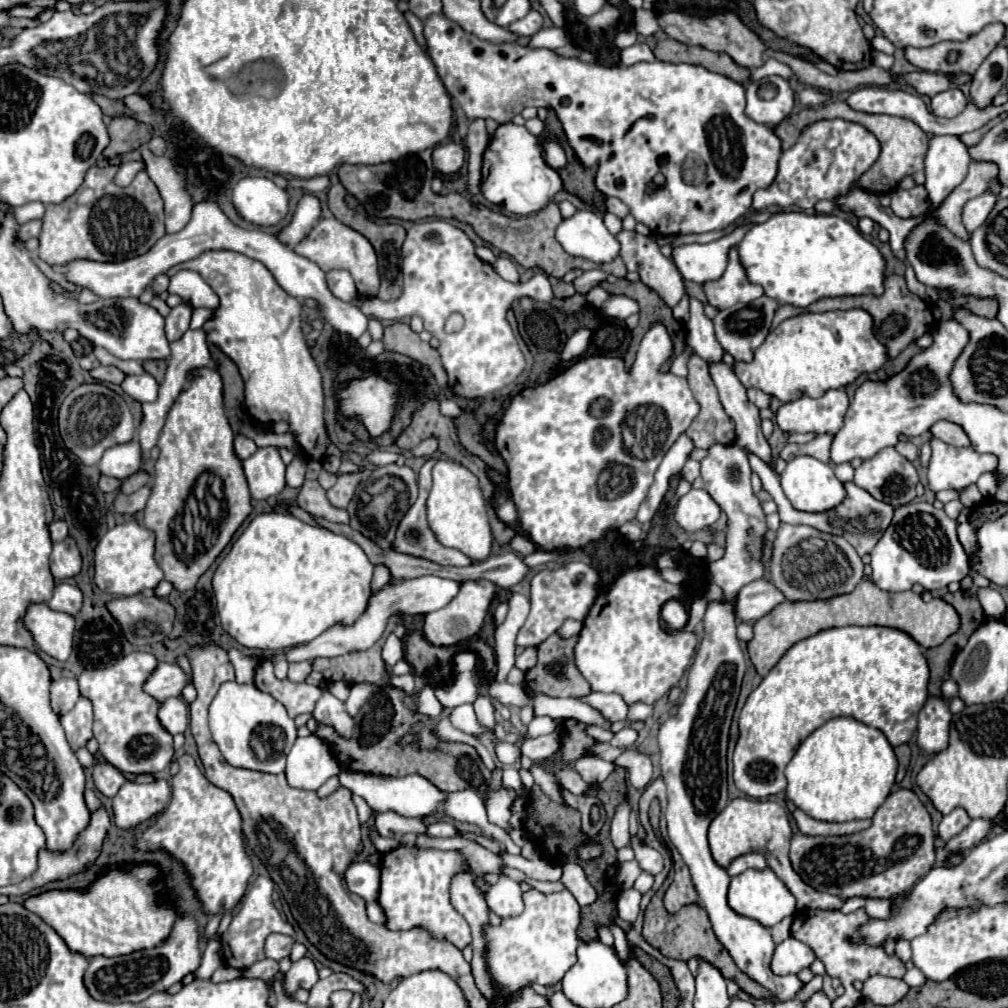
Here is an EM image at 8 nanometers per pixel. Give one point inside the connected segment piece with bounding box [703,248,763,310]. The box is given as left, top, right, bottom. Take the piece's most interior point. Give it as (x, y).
(732, 288)

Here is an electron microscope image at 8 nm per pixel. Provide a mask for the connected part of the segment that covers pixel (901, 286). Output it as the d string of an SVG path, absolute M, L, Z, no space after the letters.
M889 274L885 276L885 292L881 296L841 296L841 298L823 298L819 302L815 302L813 306L807 306L807 312L827 312L827 310L849 310L849 308L863 308L867 310L873 320L875 320L875 334L877 338L887 346L889 356L897 358L913 340L917 340L917 336L923 336L927 332L933 330L935 326L935 316L933 316L933 308L927 302L921 300L919 296L911 294L909 288L905 286L903 276L897 274Z

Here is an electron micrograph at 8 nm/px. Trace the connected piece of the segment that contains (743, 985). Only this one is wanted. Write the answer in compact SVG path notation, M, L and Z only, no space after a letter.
M687 904L683 906L679 912L675 914L665 914L665 918L647 918L647 912L645 912L645 926L643 926L643 938L655 946L663 956L667 958L675 958L675 960L689 960L689 958L705 958L707 962L711 962L713 966L717 966L721 970L721 974L729 980L735 980L739 984L741 990L745 990L747 994L755 996L755 998L765 998L769 996L769 992L761 986L757 986L757 982L753 982L745 972L741 972L737 968L737 964L733 962L733 958L725 952L725 946L717 940L713 928L711 928L711 922L705 914L705 910L699 906L699 904Z

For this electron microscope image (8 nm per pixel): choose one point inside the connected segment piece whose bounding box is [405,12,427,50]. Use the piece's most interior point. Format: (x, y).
(416, 25)

